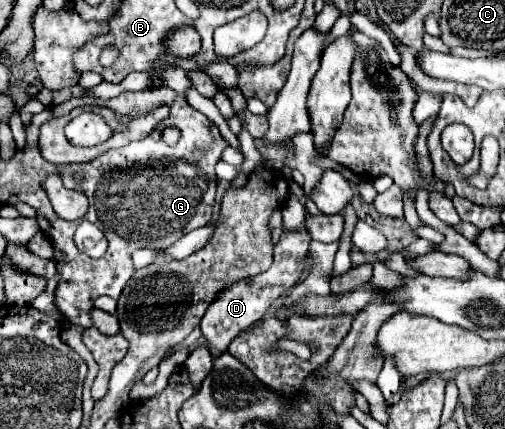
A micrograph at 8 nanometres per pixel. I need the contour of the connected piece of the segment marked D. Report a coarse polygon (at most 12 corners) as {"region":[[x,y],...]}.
{"region":[[289,194],[267,272],[223,288],[201,332],[217,358],[299,282],[309,236]]}

